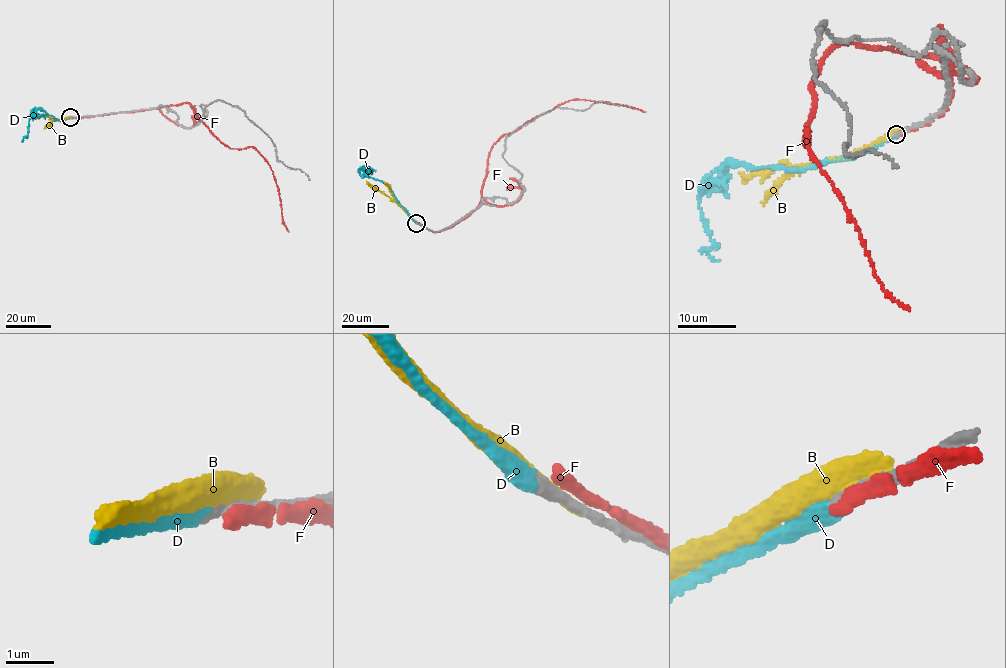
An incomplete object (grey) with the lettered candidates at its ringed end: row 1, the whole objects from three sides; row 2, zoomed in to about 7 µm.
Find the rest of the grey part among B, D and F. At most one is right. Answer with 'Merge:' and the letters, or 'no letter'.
Merge: D

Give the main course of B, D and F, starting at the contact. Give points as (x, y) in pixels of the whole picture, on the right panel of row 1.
B: (900, 132), (853, 155), (816, 166), (782, 163), (760, 174), (745, 176), (738, 172)
D: (895, 134), (855, 156), (808, 167), (718, 167), (705, 178), (699, 208), (713, 242), (708, 253), (720, 260)
F: (905, 131), (947, 108), (943, 62), (836, 44), (813, 85), (806, 146), (808, 129), (881, 287), (910, 310)

